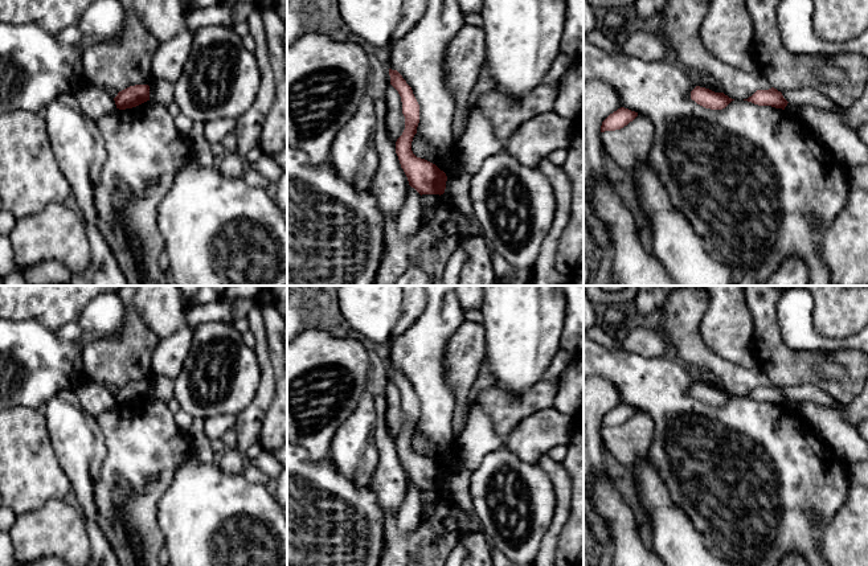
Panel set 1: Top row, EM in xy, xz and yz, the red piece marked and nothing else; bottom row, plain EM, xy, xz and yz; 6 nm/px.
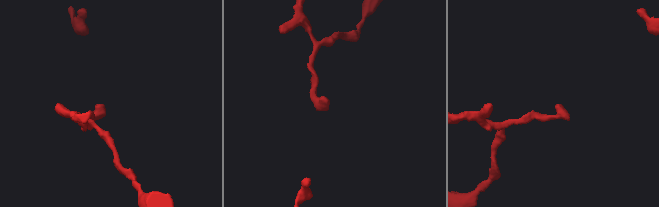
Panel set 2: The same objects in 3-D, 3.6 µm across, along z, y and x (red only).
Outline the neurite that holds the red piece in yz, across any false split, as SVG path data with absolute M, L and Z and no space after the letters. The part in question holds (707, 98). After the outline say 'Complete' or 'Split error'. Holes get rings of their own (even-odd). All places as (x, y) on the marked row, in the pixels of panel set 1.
M696 86L691 91L691 99L695 101L697 104L711 108L711 110L722 110L725 108L732 101L724 93L715 93L709 89Z. Complete

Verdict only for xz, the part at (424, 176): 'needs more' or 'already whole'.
already whole

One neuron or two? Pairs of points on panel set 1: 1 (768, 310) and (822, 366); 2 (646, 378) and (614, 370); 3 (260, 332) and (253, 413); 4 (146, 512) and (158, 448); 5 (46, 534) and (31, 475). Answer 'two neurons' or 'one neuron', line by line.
1: one neuron
2: one neuron
3: one neuron
4: one neuron
5: two neurons

